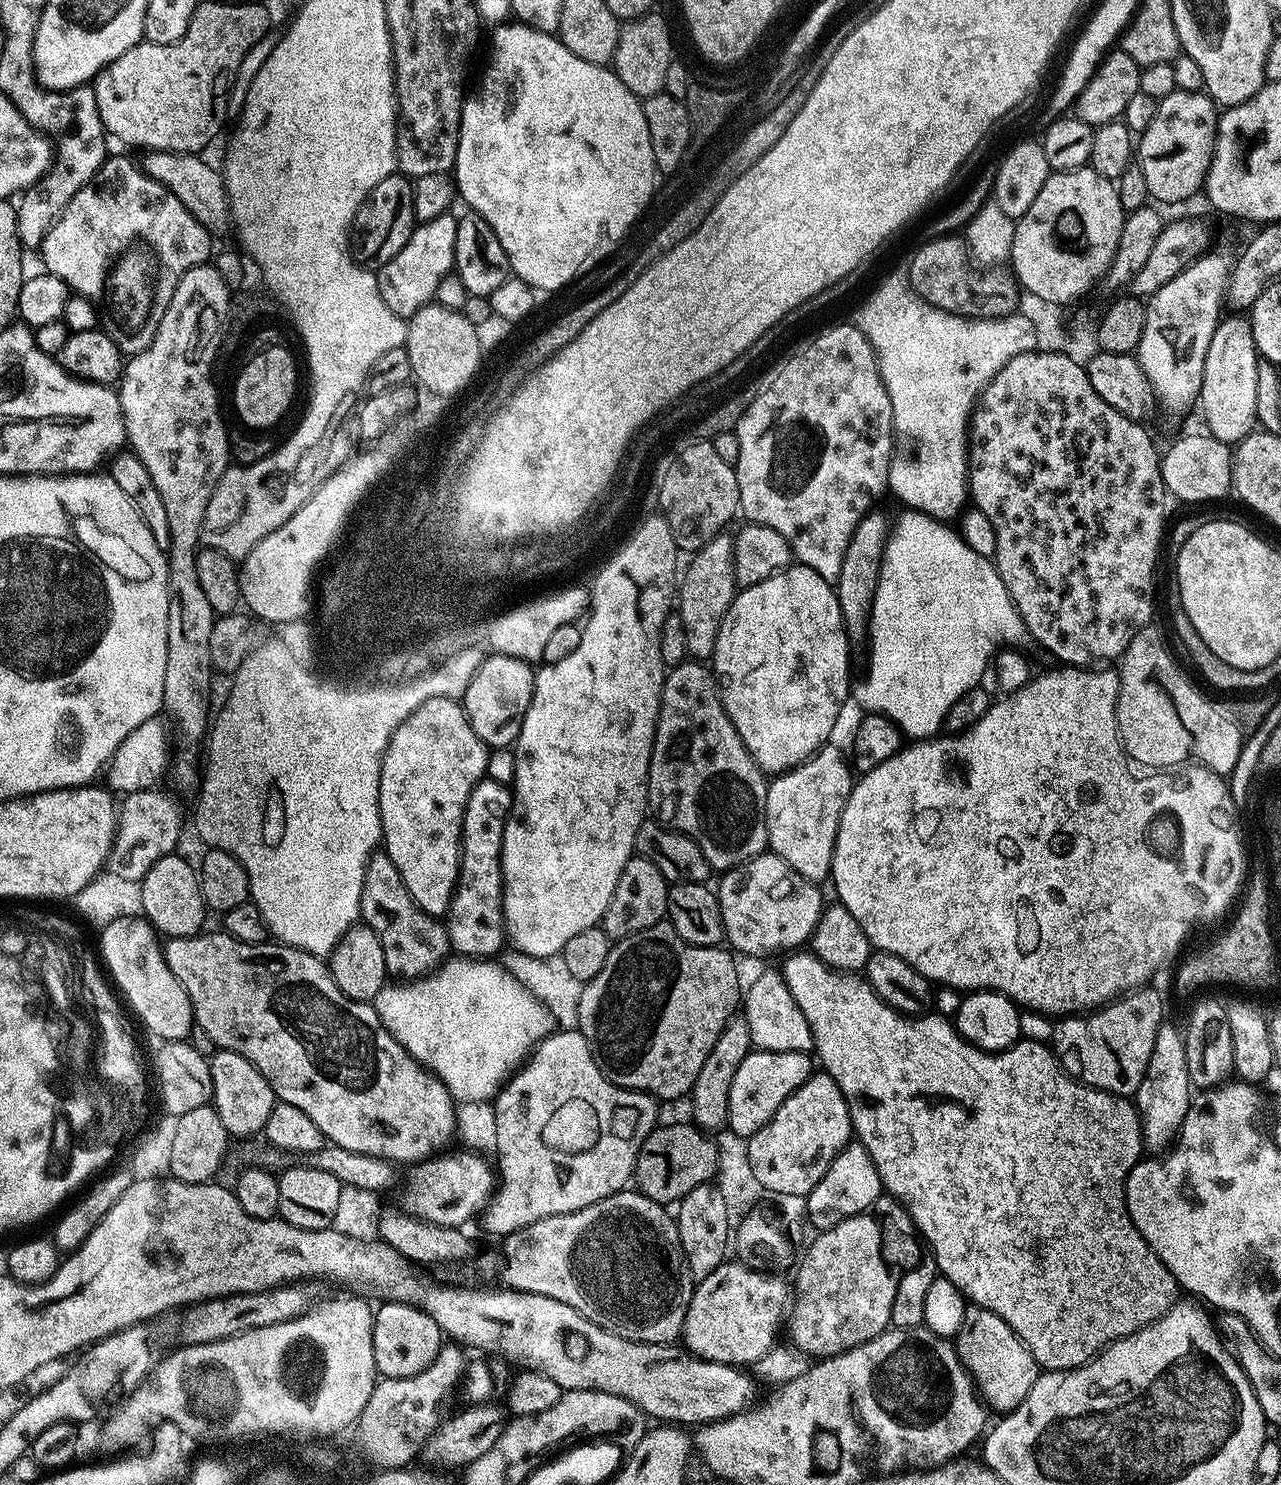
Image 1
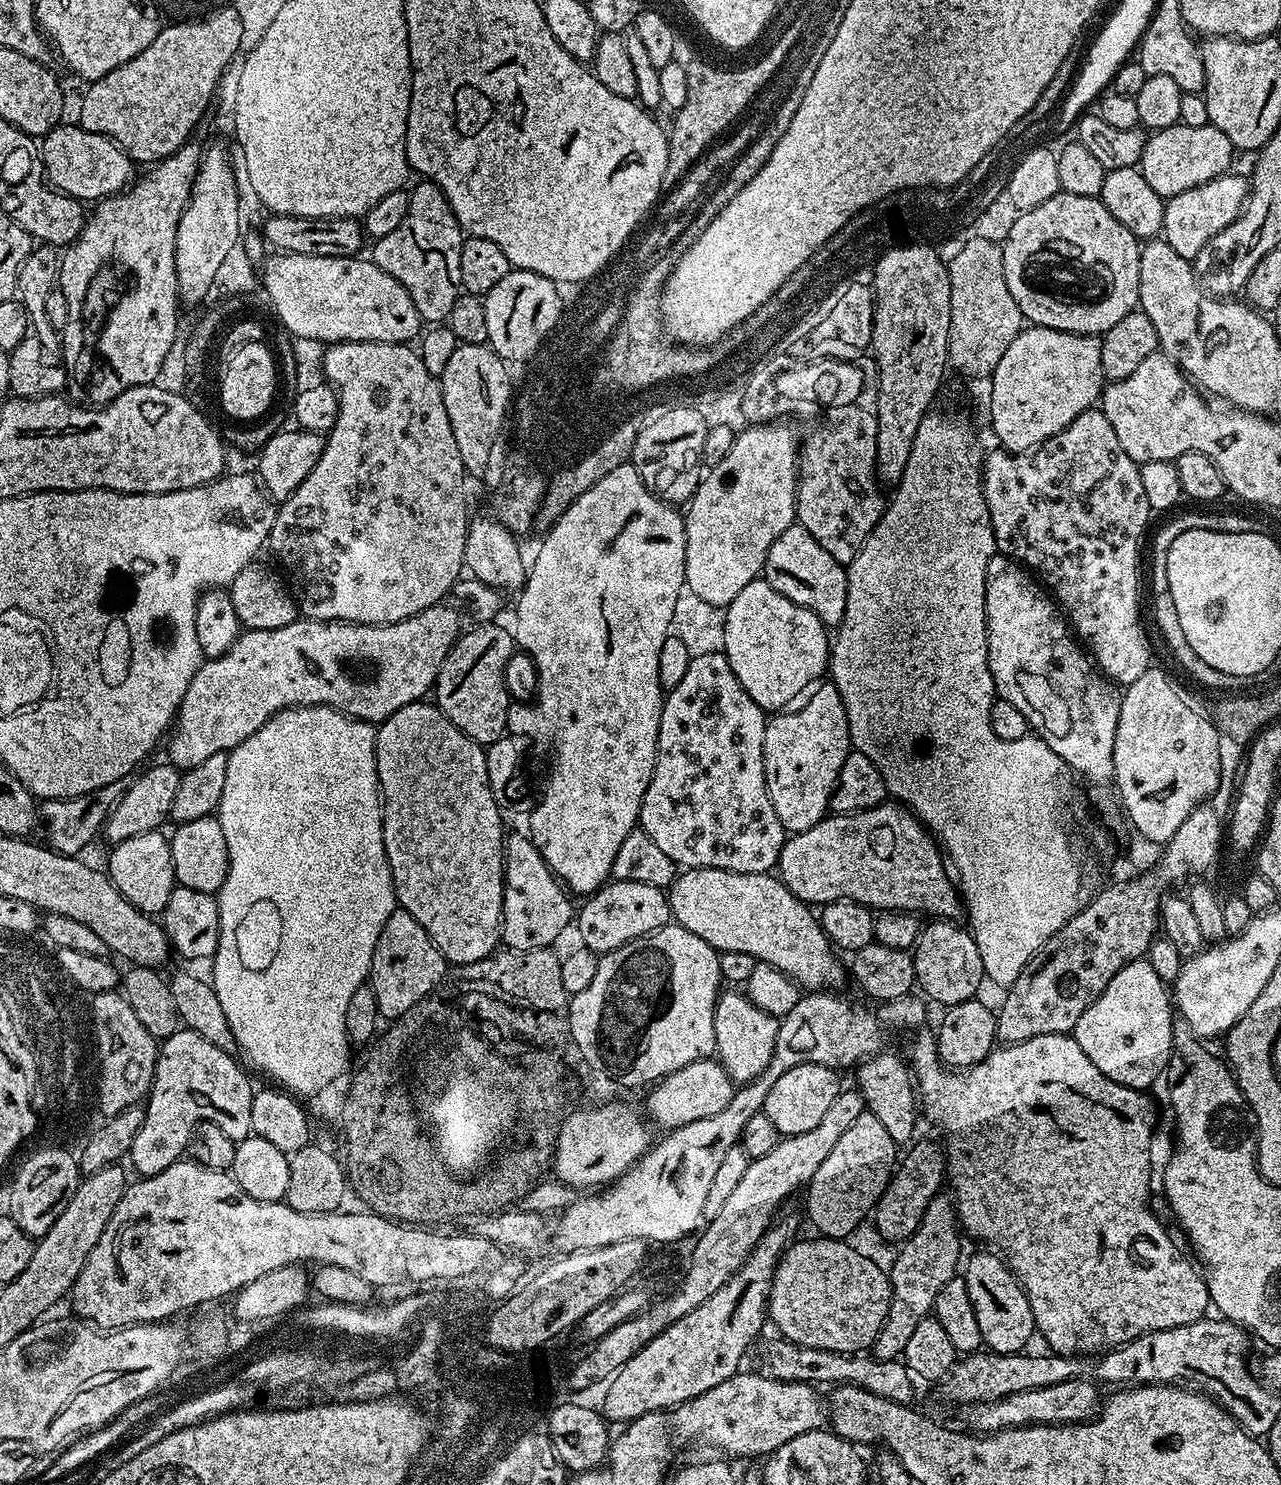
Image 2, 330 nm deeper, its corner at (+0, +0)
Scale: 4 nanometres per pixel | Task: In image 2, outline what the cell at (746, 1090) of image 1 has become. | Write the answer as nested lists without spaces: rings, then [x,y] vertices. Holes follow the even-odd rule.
[[[740,990],[721,991],[716,998],[714,1010],[714,1038],[716,1039],[715,1055],[724,1067],[726,1074],[732,1079],[733,1085],[749,1084],[770,1062],[774,1054],[774,1038],[780,1025],[777,1017],[758,1010],[747,995]]]

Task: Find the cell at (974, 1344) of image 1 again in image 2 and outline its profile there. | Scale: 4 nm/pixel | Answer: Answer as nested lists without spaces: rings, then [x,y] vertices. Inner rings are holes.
[[[987,1250],[988,1252],[976,1252],[972,1257],[967,1257],[966,1267],[962,1272],[962,1279],[966,1282],[966,1290],[970,1290],[970,1302],[974,1306],[974,1318],[978,1318],[978,1330],[980,1331],[980,1338],[983,1344],[983,1347],[989,1352],[999,1352],[1002,1356],[1010,1356],[1013,1354],[1020,1354],[1025,1351],[1024,1348],[1028,1343],[1031,1342],[1032,1336],[1034,1340],[1034,1333],[1036,1332],[1036,1323],[1034,1322],[1034,1314],[1030,1310],[1030,1302],[1026,1298],[1026,1294],[1022,1290],[1022,1286],[1017,1282],[1016,1276],[1010,1269],[1008,1269],[1007,1264],[1004,1263],[1003,1259],[995,1251]]]

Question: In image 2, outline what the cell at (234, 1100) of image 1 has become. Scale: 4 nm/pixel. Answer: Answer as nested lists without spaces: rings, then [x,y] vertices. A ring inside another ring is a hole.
[[[179,1030],[162,1041],[156,1075],[146,1097],[148,1108],[143,1109],[144,1121],[132,1139],[130,1161],[141,1177],[154,1176],[181,1159],[192,1143],[192,1131],[202,1122],[217,1124],[237,1142],[248,1137],[254,1087],[236,1060],[235,1055],[214,1046],[198,1032]]]

